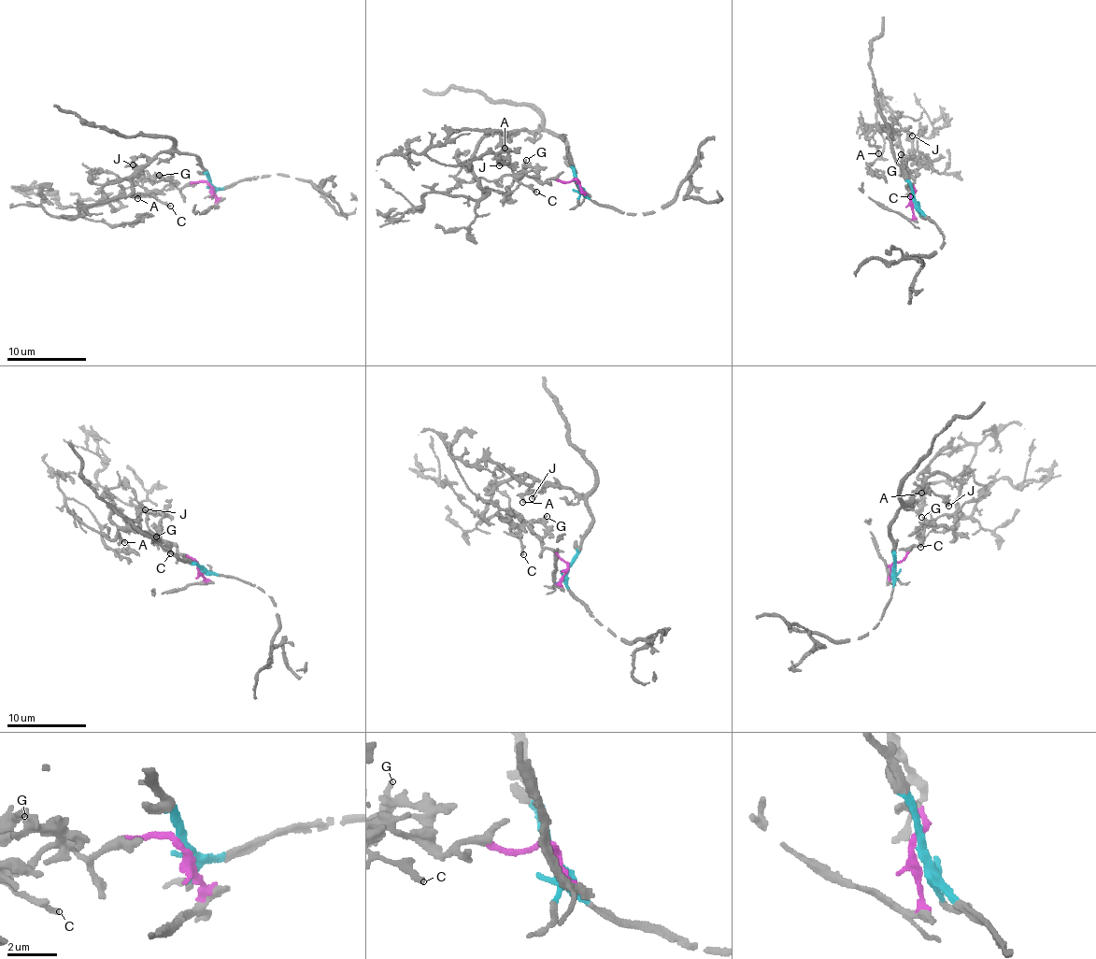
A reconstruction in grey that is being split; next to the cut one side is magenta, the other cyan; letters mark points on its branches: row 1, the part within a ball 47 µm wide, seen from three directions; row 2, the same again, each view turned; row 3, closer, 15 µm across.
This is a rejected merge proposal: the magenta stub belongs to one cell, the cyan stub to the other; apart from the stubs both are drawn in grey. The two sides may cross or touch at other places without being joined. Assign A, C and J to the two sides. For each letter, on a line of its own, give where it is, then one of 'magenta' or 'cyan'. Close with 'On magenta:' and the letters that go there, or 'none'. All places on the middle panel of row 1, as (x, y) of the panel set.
A: place (505, 148); cyan
C: place (536, 192); magenta
J: place (499, 165); cyan
On magenta: C

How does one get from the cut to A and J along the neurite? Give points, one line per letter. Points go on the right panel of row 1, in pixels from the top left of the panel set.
A: (912, 199), (910, 182), (889, 141), (889, 123), (875, 131), (874, 144), (877, 154)
J: (912, 199), (910, 182), (889, 141), (891, 126), (883, 130), (905, 131), (911, 136)

